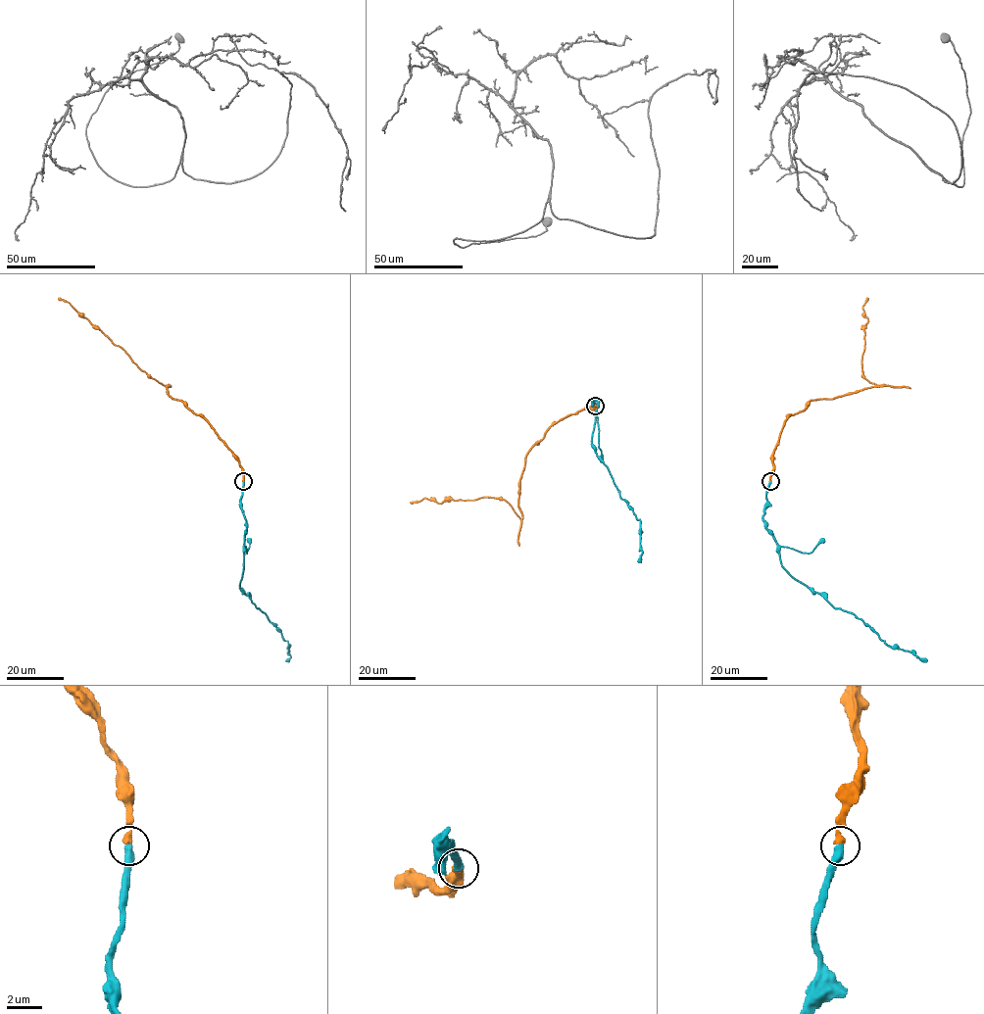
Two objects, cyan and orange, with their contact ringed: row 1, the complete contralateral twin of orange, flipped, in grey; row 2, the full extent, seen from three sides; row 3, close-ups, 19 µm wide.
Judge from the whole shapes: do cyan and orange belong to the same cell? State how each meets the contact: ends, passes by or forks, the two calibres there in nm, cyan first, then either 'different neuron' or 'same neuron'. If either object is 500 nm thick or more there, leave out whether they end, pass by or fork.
cyan ends there; orange ends there; 440 nm thick on the cyan side, 320 nm on the other; same neuron

